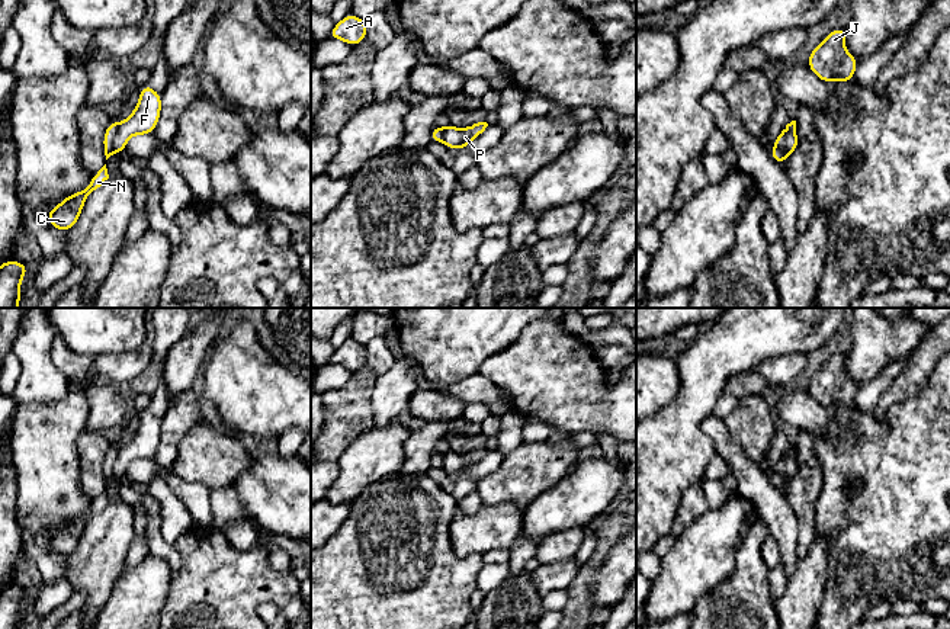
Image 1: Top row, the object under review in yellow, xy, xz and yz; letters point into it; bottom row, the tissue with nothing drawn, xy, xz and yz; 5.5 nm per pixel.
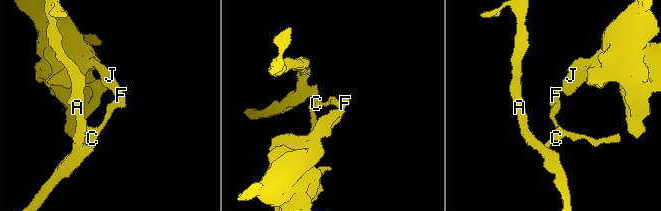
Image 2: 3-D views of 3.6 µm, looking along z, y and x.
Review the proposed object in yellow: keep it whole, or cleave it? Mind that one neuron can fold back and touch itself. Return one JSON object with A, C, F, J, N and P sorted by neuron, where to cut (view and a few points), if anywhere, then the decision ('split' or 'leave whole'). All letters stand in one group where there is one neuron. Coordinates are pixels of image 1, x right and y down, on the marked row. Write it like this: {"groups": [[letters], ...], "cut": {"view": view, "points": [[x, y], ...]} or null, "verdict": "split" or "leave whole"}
{"groups": [["A", "C", "N"], ["F", "J", "P"]], "cut": {"view": "xy", "points": [[118, 124], [114, 138], [115, 153]]}, "verdict": "split"}

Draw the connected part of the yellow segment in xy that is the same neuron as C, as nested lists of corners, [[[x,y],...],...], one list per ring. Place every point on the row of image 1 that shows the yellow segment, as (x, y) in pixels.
[[[106,164],[90,179],[90,183],[81,192],[65,196],[61,203],[46,212],[48,222],[58,231],[68,232],[78,221],[86,199],[100,189],[109,179]]]

